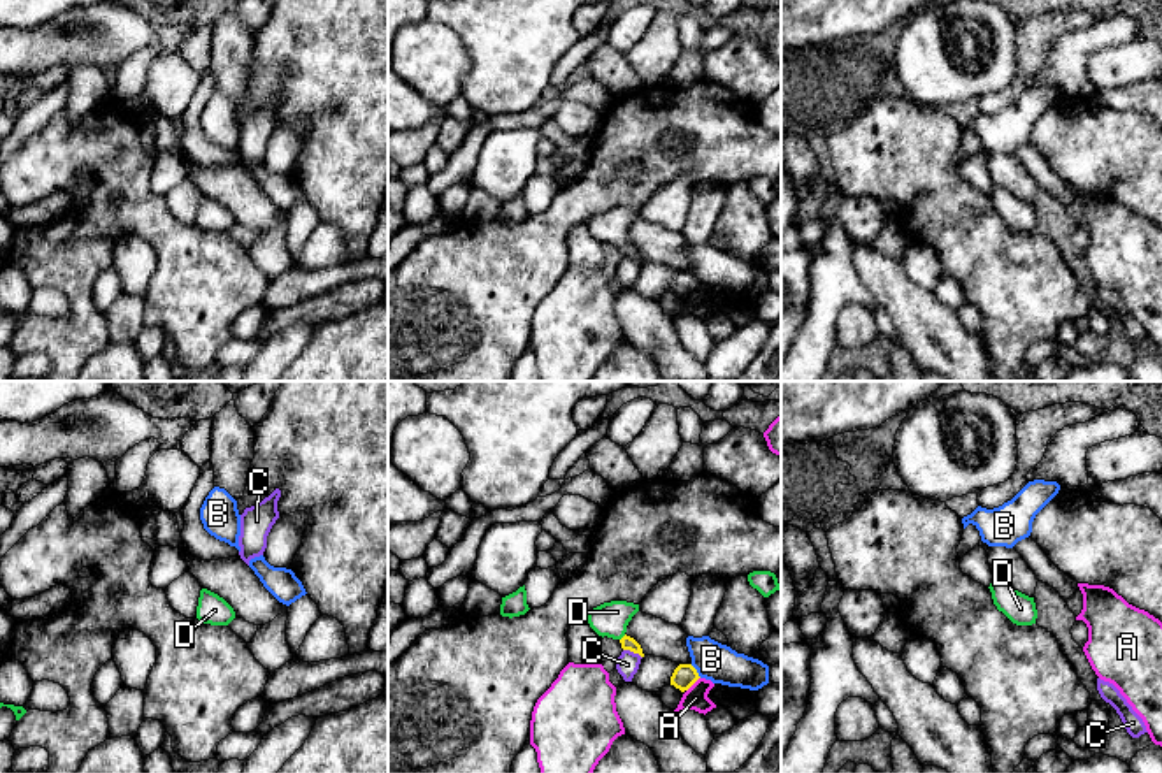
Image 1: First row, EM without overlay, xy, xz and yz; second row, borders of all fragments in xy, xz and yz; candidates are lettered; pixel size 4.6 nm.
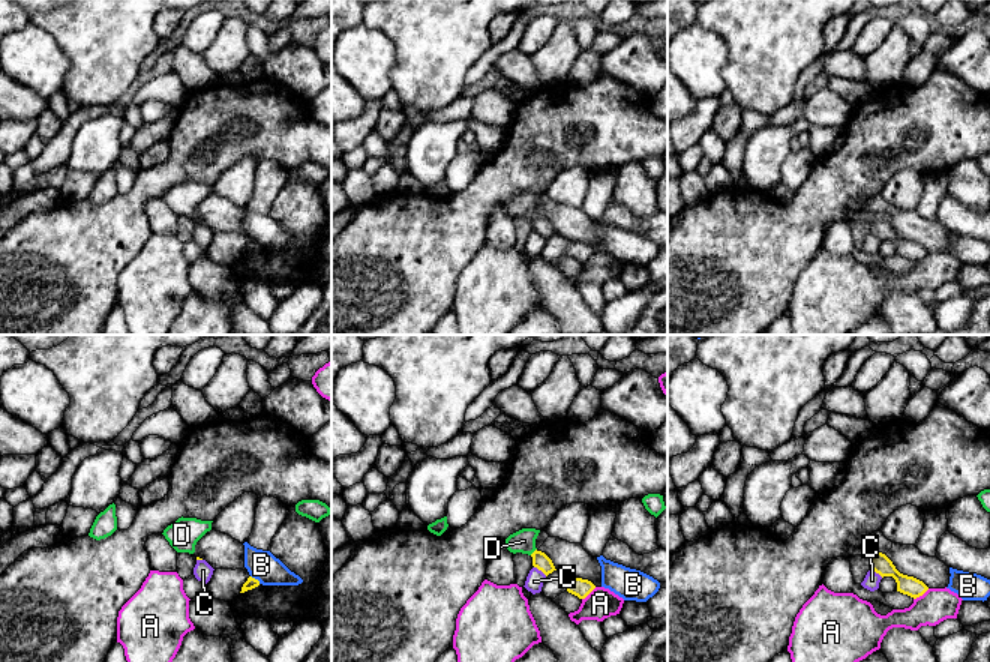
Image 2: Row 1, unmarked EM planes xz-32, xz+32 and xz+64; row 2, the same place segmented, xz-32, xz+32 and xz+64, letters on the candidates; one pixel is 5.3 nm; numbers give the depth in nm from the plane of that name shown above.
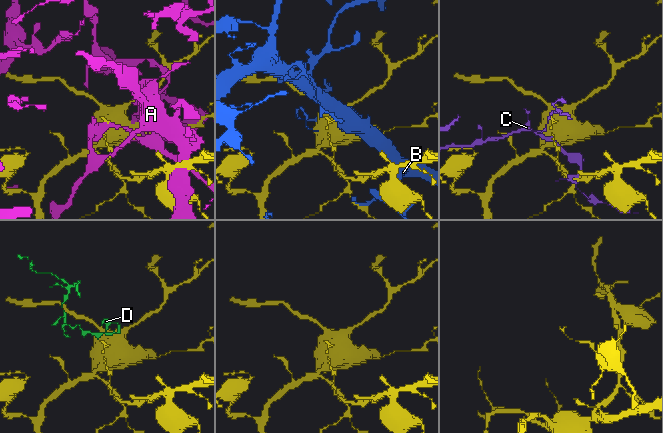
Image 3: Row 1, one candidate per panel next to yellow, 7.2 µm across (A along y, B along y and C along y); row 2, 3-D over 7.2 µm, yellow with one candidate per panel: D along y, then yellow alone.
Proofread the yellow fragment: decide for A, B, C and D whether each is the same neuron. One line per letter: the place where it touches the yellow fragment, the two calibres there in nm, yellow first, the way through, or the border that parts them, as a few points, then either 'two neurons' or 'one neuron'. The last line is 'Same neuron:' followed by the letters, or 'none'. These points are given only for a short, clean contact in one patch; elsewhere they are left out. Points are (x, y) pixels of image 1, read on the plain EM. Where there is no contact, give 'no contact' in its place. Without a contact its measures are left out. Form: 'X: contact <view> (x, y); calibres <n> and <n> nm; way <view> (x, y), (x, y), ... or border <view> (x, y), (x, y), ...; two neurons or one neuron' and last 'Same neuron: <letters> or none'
A: contact xz (694, 288); calibres 110 and 110 nm; two neurons
B: contact xz (695, 278); calibres 110 and 180 nm; two neurons
C: contact xz (632, 257); calibres 60 and 100 nm; two neurons
D: contact xz (622, 245); calibres 60 and 160 nm; way xz (627, 250), (622, 245), (609, 225); one neuron
Same neuron: D

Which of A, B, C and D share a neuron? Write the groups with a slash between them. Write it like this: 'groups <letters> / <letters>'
groups A / B / C / D

